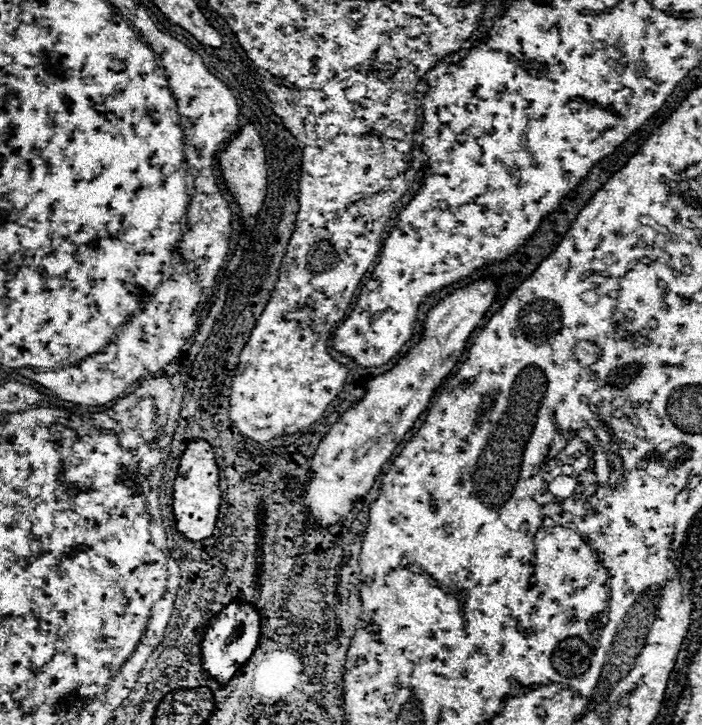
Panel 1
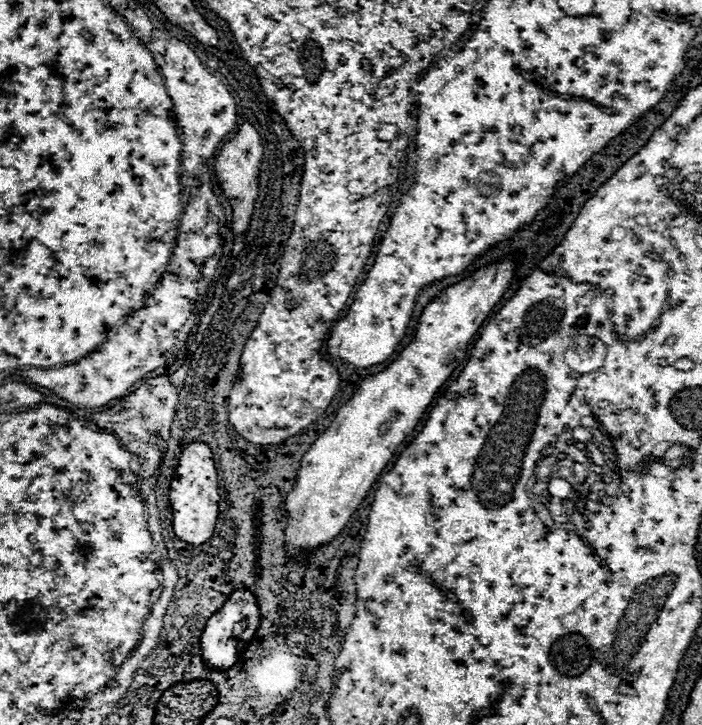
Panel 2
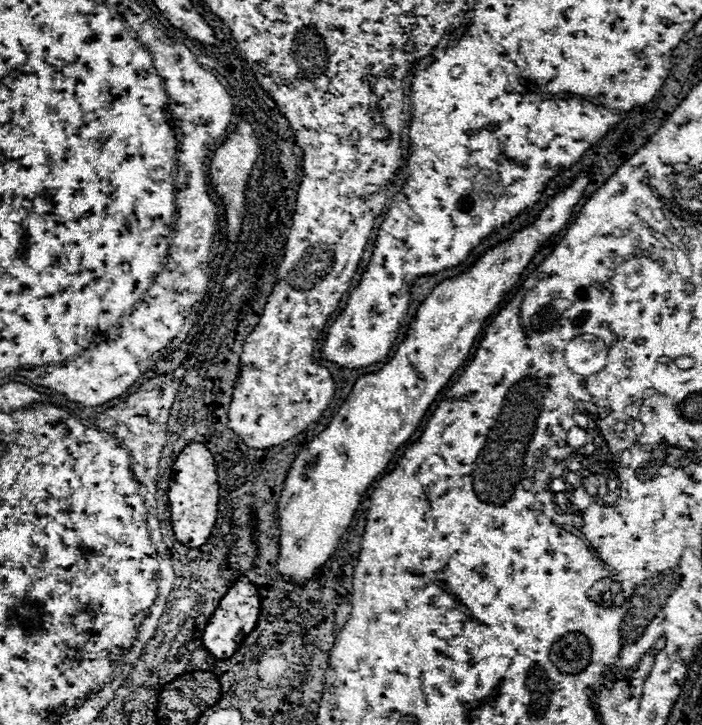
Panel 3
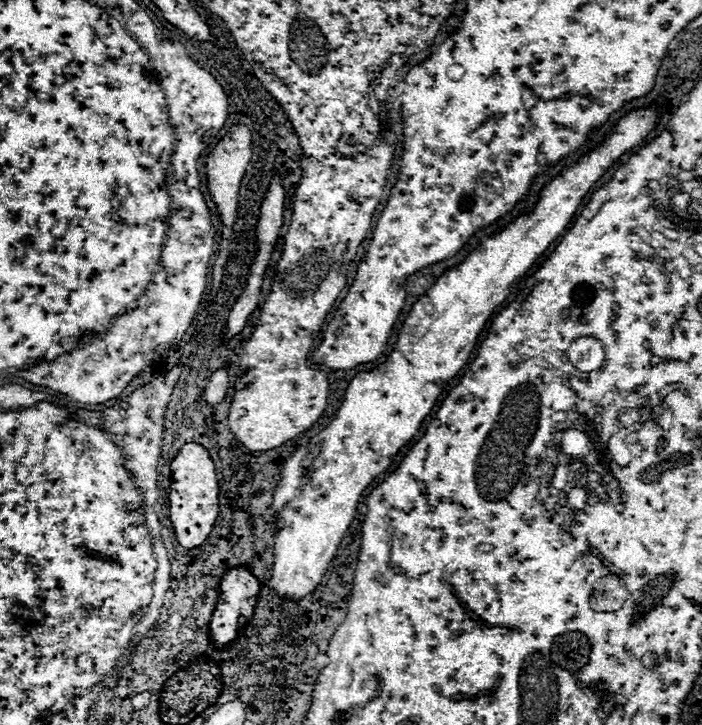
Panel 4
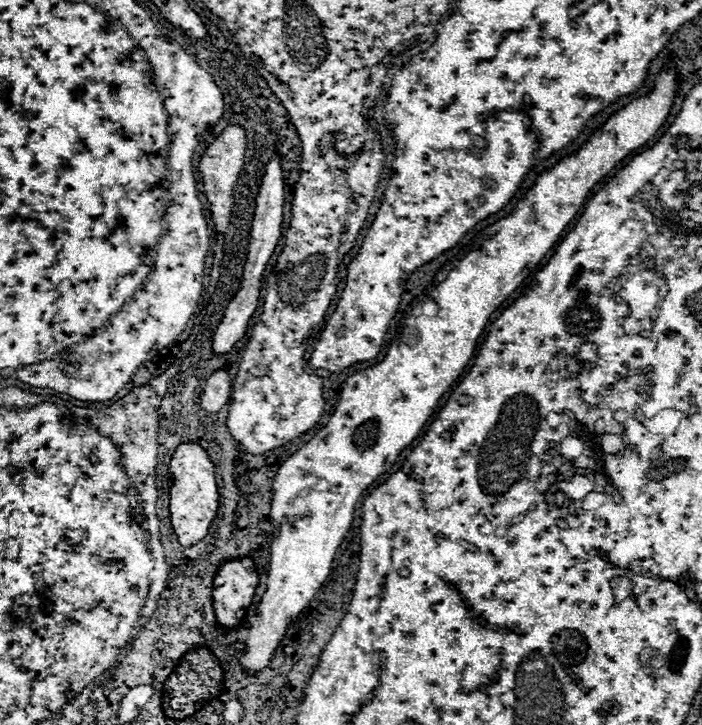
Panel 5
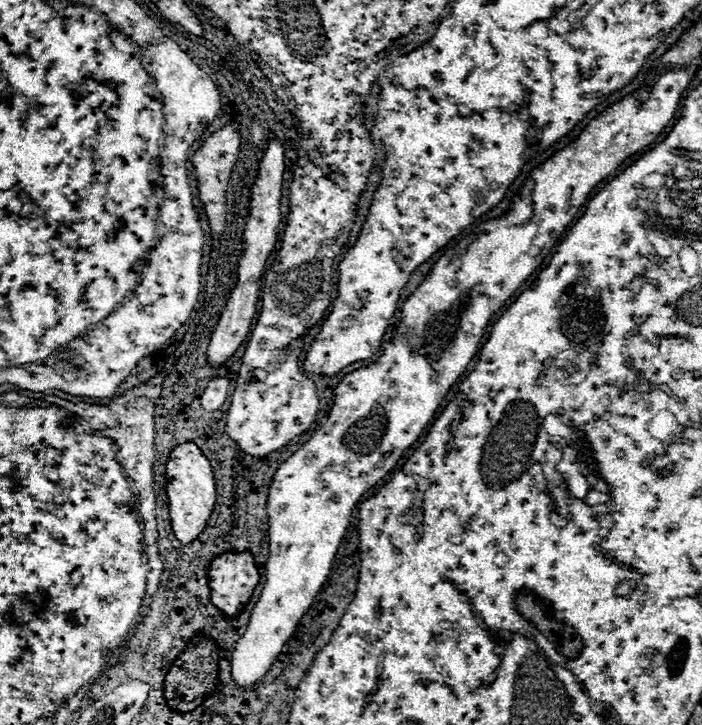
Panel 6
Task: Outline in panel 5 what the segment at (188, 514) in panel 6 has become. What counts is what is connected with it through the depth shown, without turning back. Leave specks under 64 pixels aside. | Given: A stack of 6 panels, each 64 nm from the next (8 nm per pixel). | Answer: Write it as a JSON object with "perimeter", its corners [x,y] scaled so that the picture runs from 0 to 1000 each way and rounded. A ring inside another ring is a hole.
{"perimeter":[[[276,610],[256,612],[242,634],[242,717],[259,753],[274,753],[296,737],[311,703],[311,670],[305,668],[305,640],[293,621]]]}

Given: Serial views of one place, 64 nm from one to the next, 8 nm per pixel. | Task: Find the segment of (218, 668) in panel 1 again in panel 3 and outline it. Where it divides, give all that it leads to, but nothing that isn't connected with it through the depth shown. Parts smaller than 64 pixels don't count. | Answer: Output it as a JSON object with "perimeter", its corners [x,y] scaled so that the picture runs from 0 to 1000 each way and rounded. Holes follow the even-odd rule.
{"perimeter":[[[339,794],[336,803],[316,822],[311,841],[305,841],[305,847],[296,855],[296,863],[288,874],[288,886],[293,897],[302,897],[302,902],[311,908],[328,908],[348,883],[348,877],[359,872],[359,866],[365,863],[368,847],[370,847],[370,825],[365,808],[350,794]]]}

